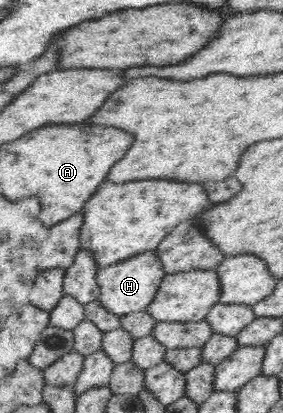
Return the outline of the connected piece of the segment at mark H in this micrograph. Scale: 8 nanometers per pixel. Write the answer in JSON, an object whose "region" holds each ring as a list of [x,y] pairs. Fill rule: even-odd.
{"region":[[[154,249],[144,251],[142,254],[132,256],[127,260],[101,268],[96,274],[96,283],[100,287],[98,301],[108,311],[118,315],[127,315],[131,312],[138,312],[145,309],[156,296],[163,278],[164,267]]]}

